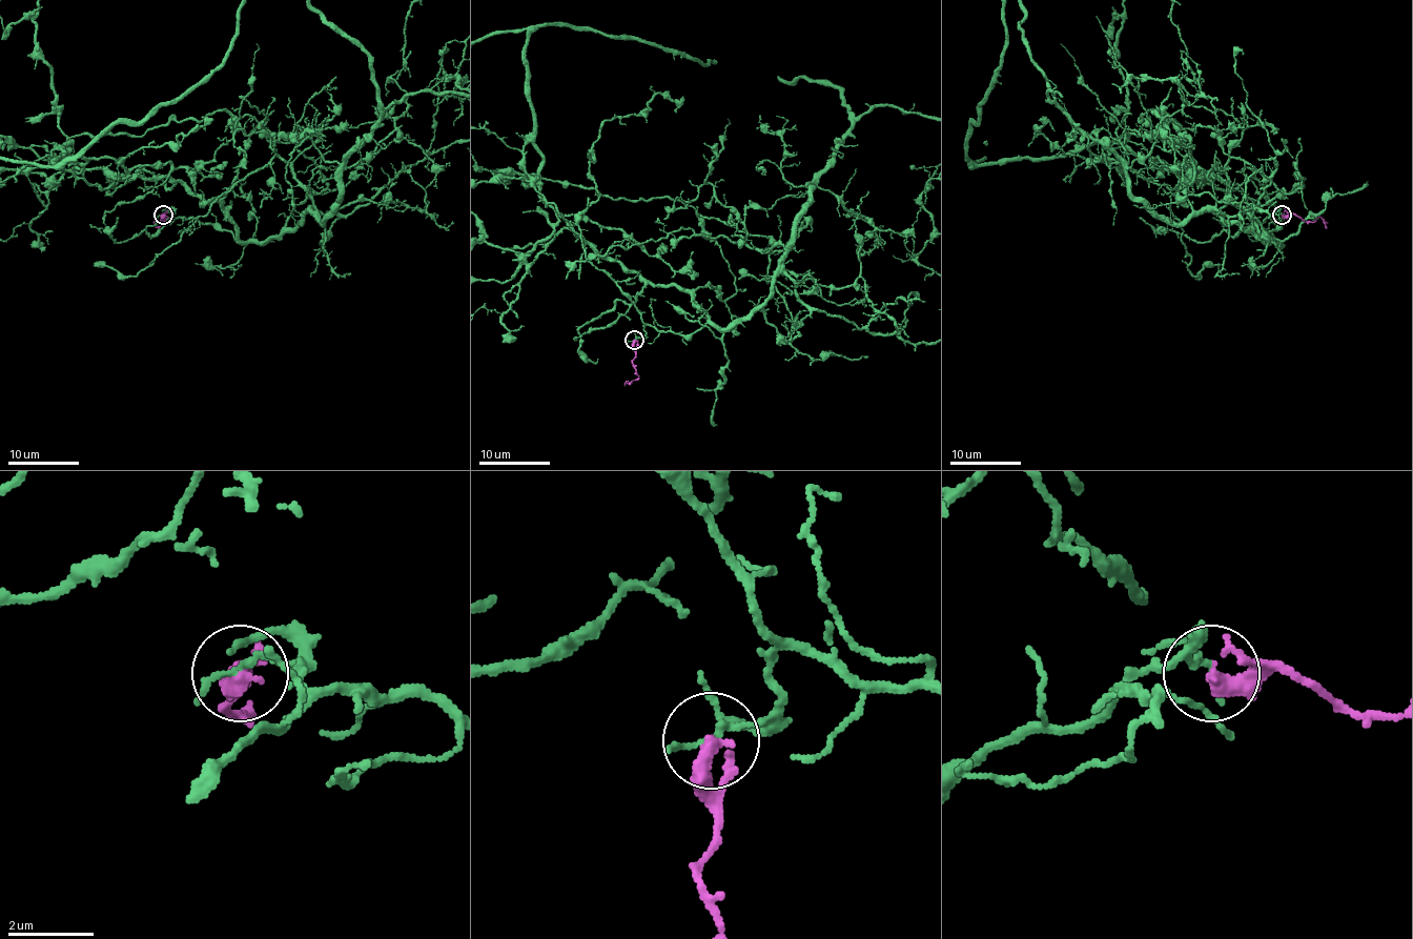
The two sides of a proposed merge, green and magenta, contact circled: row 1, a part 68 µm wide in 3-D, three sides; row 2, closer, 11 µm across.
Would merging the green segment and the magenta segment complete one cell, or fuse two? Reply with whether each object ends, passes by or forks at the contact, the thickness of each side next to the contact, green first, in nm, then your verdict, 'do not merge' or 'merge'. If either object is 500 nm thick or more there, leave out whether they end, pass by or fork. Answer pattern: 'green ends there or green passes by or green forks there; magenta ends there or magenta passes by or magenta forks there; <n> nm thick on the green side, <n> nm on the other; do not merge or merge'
green ends there; magenta ends there; 190 nm thick on the green side, 420 nm on the other; do not merge

